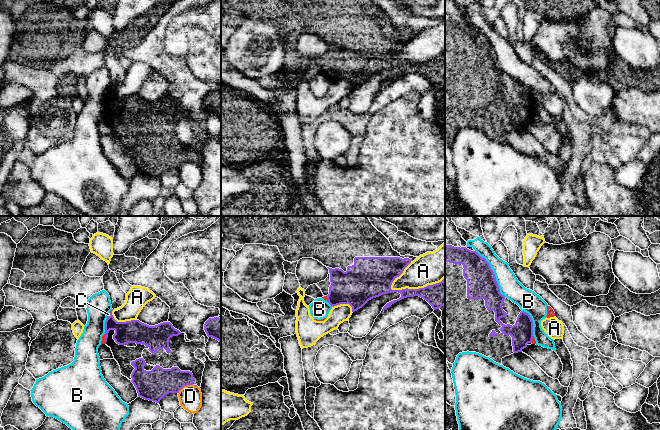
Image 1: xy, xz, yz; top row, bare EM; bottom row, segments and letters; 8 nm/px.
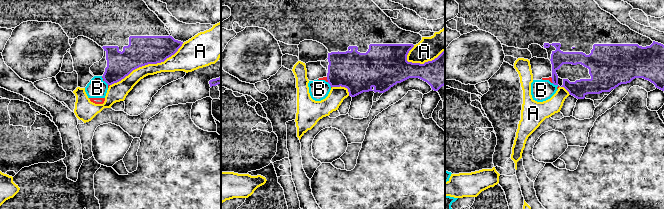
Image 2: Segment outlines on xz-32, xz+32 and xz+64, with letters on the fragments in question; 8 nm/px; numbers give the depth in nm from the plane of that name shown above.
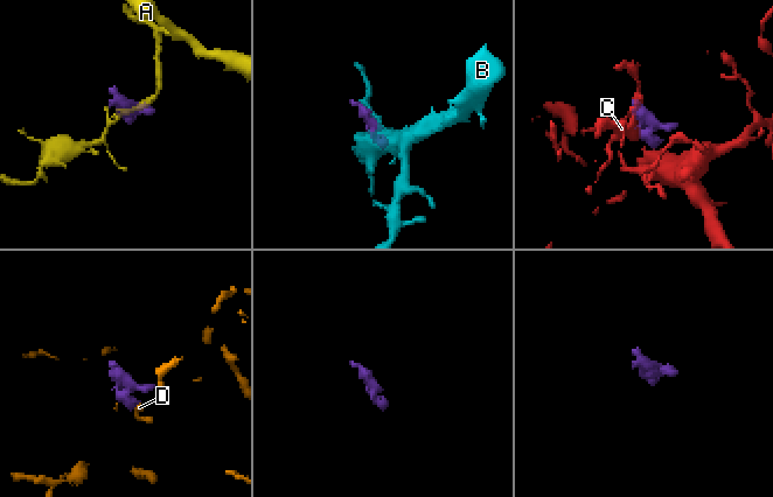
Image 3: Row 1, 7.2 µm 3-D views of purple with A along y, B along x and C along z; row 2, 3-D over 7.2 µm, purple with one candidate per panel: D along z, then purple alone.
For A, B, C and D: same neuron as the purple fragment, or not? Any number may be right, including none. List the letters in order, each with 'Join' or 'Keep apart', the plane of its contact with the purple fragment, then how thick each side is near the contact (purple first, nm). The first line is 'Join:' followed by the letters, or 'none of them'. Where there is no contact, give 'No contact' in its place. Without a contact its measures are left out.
Join: none of them
A: Keep apart. Touches purple in xz. Thickness 190 nm (purple) against 260 nm
B: Keep apart. Touches purple in yz. Thickness 240 nm (purple) against 170 nm
C: Keep apart. Touches purple in xy. Thickness 190 nm (purple) against 20 nm
D: Keep apart. Touches purple in xy. Thickness 240 nm (purple) against 190 nm

